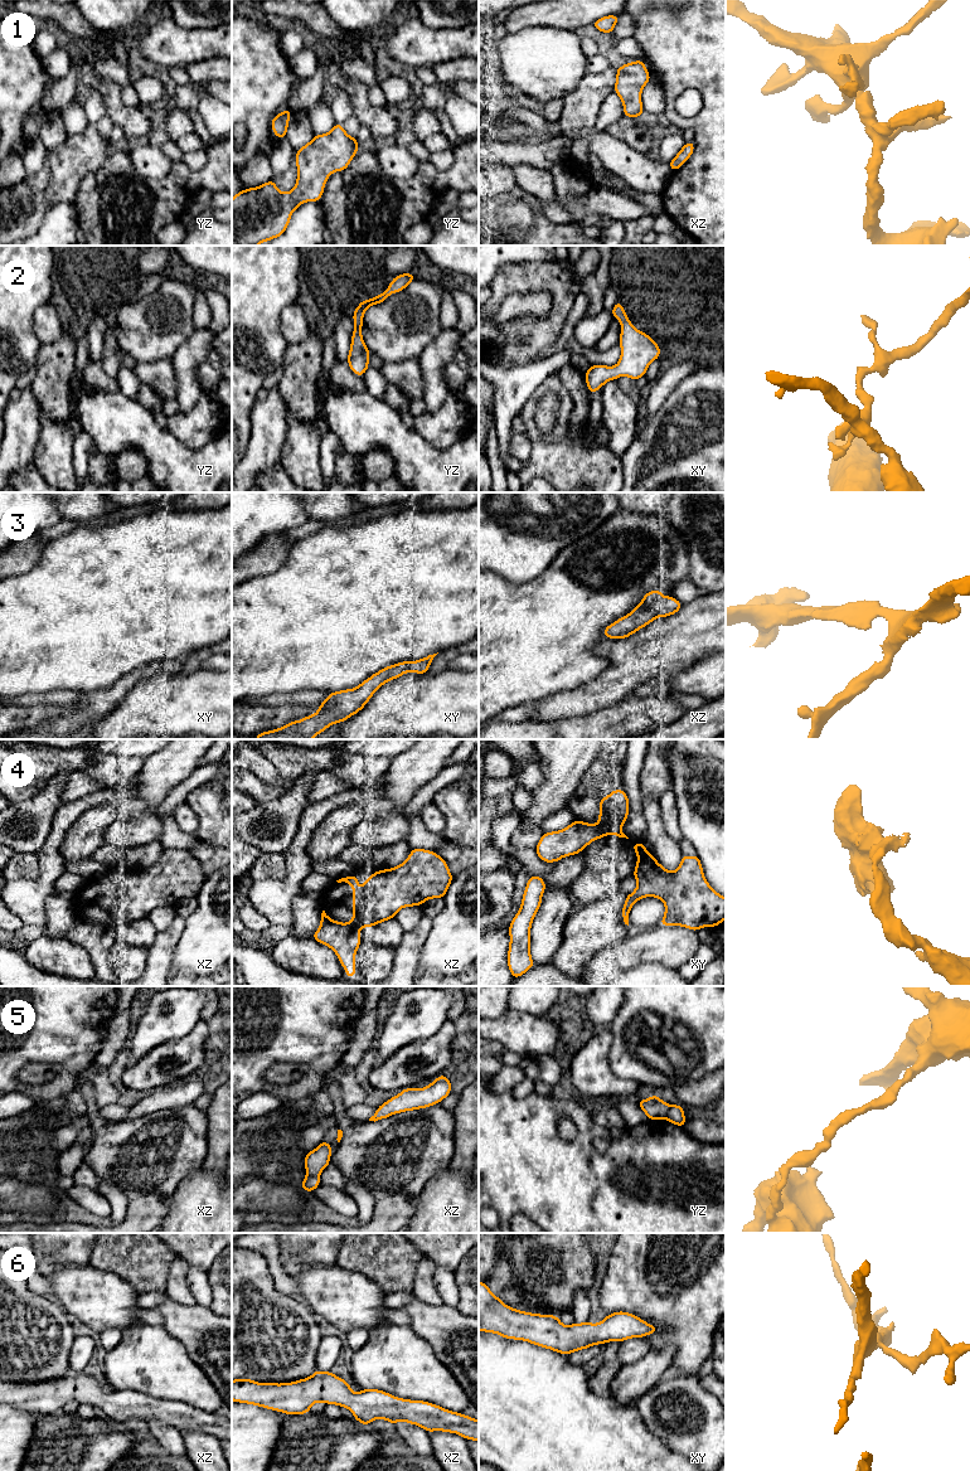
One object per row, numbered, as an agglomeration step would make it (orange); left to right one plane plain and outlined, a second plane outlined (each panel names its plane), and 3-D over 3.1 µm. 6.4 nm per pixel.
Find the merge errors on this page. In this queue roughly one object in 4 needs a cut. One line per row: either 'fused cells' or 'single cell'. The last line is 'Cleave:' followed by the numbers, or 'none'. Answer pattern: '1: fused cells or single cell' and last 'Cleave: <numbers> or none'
1: single cell
2: single cell
3: single cell
4: fused cells
5: fused cells
6: single cell
Cleave: 4, 5

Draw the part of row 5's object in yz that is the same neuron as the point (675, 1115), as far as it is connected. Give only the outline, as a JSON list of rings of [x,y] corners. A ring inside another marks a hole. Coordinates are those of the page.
[[[680,1105],[670,1106],[666,1120],[676,1126],[684,1127],[685,1126],[684,1108]]]

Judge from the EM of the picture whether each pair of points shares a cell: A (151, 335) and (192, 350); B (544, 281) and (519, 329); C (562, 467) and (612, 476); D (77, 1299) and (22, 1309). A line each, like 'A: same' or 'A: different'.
A: different
B: same
C: same
D: different

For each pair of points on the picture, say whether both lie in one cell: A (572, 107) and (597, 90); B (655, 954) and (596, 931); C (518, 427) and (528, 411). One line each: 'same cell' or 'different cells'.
A: same cell
B: different cells
C: different cells

